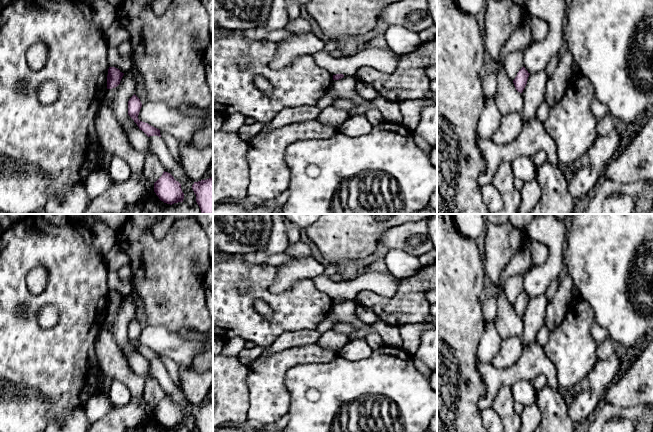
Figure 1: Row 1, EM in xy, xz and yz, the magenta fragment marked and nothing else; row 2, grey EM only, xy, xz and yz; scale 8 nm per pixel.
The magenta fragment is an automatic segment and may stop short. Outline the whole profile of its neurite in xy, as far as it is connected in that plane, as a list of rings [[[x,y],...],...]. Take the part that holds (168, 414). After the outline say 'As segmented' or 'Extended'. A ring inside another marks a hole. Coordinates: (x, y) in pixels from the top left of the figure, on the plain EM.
[[[165,395],[154,407],[154,416],[161,425],[170,429],[183,426],[184,423],[181,408],[170,397]]]. As segmented

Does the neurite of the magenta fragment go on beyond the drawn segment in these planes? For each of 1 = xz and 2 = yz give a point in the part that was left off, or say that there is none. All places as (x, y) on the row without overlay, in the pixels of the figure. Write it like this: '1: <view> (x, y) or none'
1: none
2: none

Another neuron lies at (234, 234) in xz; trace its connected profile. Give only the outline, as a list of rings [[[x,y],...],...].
[[[213,214],[213,248],[228,255],[256,254],[267,247],[272,226],[271,214]]]

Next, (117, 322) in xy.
[[[133,294],[125,297],[117,311],[107,313],[103,329],[112,334],[119,348],[126,354],[125,358],[131,370],[145,379],[143,397],[155,407],[164,396],[163,390],[151,374],[149,361],[130,346],[128,339],[128,325],[137,313],[135,298]]]

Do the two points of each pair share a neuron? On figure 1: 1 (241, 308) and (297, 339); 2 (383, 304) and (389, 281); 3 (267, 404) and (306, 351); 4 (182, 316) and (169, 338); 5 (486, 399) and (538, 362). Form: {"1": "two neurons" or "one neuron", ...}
{"1": "two neurons", "2": "two neurons", "3": "one neuron", "4": "two neurons", "5": "one neuron"}

